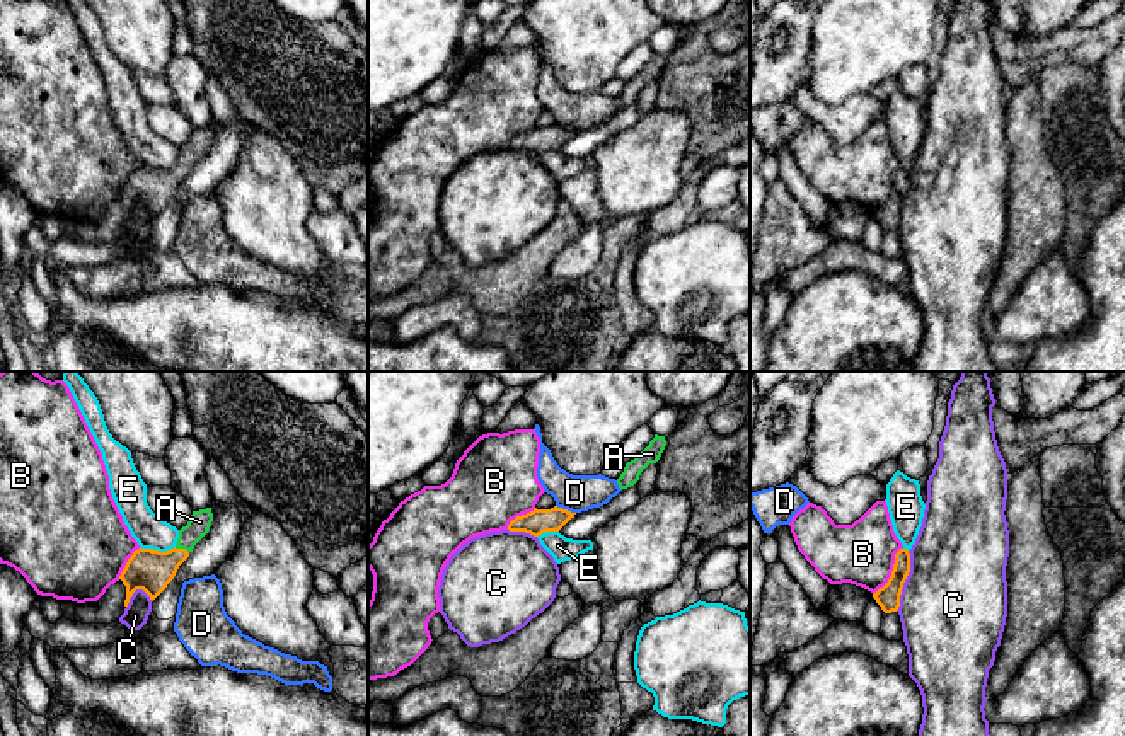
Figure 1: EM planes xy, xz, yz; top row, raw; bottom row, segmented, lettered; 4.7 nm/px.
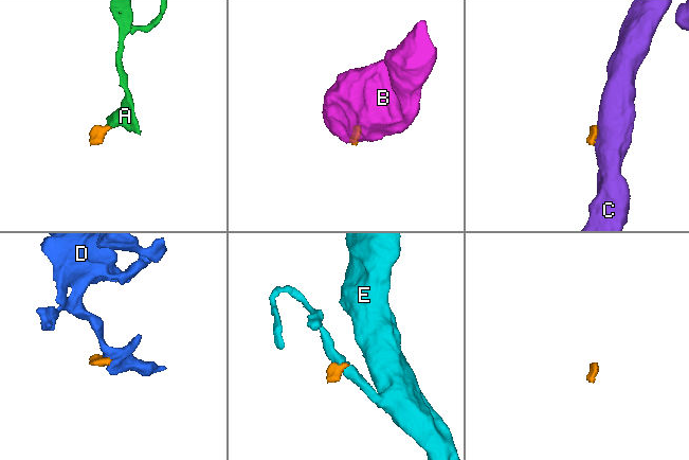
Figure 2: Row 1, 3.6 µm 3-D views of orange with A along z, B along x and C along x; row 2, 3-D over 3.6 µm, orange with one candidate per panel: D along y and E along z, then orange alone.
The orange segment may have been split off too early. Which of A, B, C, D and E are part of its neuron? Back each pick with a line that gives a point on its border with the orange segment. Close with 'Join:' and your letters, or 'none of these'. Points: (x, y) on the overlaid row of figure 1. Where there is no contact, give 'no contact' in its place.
A: meets orange in xy at (181, 549)
Join: A

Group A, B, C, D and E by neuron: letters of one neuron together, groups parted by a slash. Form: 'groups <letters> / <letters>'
groups A / B / C / D / E

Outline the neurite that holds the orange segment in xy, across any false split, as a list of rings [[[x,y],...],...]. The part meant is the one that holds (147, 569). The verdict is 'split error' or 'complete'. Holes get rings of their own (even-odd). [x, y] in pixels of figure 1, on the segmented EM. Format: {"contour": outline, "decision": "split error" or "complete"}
{"contour": [[[211,508],[193,511],[188,525],[179,530],[174,549],[159,552],[140,547],[135,550],[119,579],[97,601],[77,603],[75,620],[82,624],[116,622],[136,589],[143,589],[153,601],[174,579],[194,545],[208,533],[211,521]]], "decision": "split error"}

